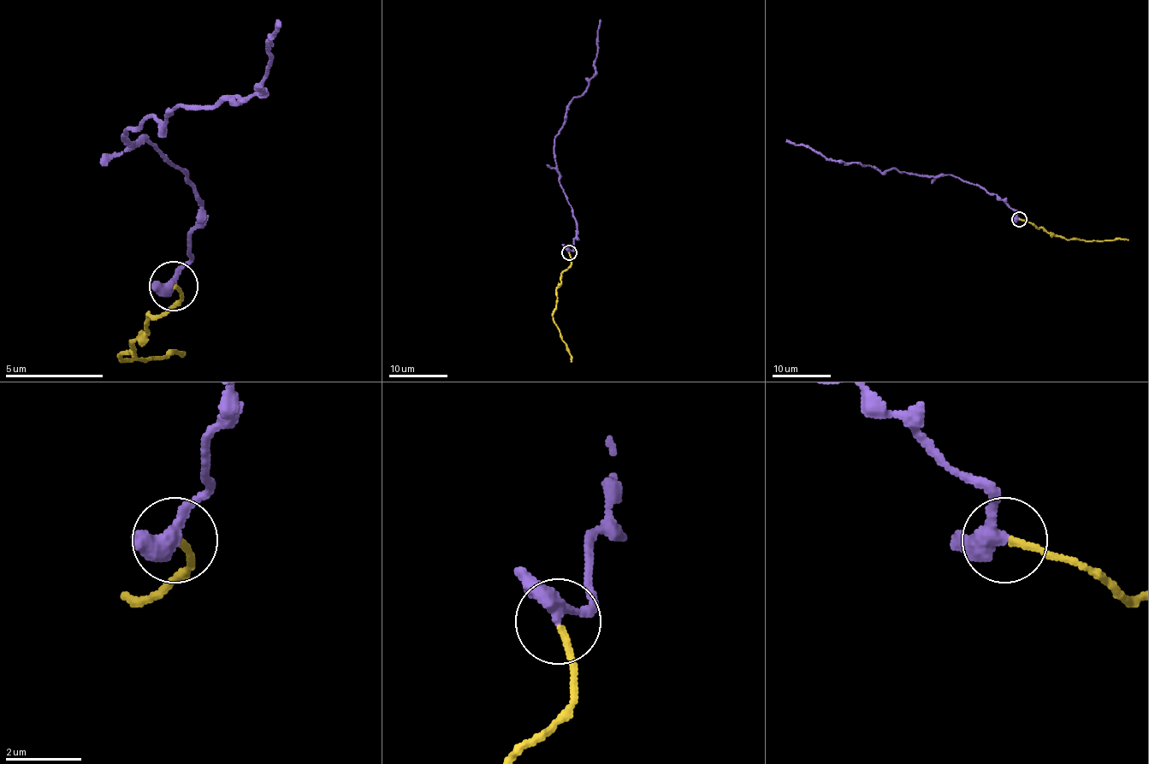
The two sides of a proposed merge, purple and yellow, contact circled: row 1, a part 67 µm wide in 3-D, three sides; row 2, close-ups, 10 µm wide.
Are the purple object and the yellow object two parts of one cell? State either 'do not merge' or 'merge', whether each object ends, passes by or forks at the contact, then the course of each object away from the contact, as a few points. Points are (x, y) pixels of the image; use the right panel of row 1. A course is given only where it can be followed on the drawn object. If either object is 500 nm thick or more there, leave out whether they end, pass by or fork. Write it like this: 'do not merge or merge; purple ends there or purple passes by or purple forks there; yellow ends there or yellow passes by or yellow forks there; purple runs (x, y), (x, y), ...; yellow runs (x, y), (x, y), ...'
do not merge; purple passes by; yellow ends there; purple runs (1018, 218), (995, 193), (951, 174), (879, 172), (861, 163), (826, 158), (786, 139); yellow runs (1020, 218), (1056, 236), (1080, 240), (1128, 240)

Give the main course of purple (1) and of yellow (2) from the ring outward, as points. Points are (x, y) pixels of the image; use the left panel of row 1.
1: (174, 285), (199, 201), (184, 172), (126, 133), (257, 94), (282, 20)
2: (174, 285), (180, 299), (150, 314), (131, 343), (131, 353), (121, 358), (184, 358)

